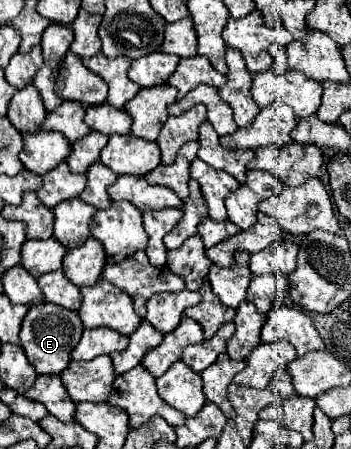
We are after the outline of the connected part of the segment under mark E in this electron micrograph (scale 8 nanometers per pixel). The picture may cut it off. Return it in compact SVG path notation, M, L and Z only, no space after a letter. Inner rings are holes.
M42 302L30 306L22 330L20 330L20 344L26 352L26 358L36 368L38 374L60 374L70 360L70 352L80 342L80 336L84 332L84 324L78 316L78 312L62 308L52 302Z

